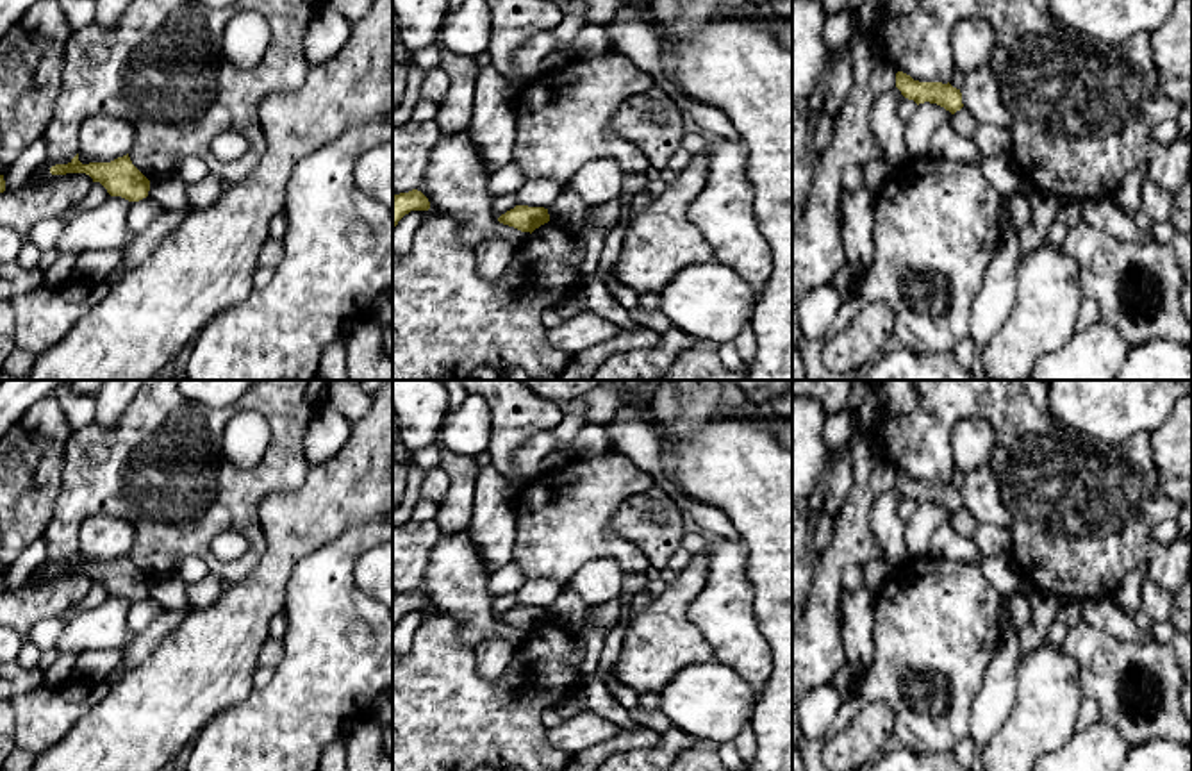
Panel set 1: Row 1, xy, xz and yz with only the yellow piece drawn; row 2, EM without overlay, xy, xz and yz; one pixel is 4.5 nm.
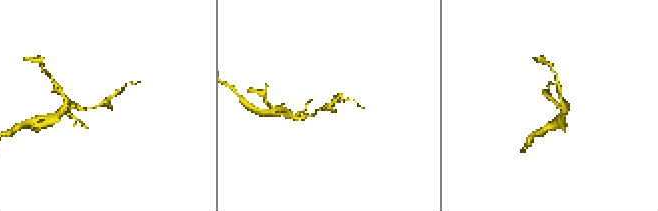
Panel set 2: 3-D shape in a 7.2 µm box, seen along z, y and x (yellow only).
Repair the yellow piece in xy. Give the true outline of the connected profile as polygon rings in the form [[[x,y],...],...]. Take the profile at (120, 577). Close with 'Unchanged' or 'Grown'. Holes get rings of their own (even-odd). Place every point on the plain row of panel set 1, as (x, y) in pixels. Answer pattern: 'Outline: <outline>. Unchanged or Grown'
Outline: [[[79,553],[68,564],[50,568],[52,575],[86,573],[100,582],[111,596],[139,601],[148,596],[150,580],[132,564],[128,553],[111,562],[82,564]]]. Unchanged

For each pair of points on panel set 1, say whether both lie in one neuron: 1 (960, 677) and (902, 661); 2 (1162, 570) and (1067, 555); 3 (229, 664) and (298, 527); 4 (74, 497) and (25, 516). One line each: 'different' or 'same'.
1: same
2: same
3: same
4: different

